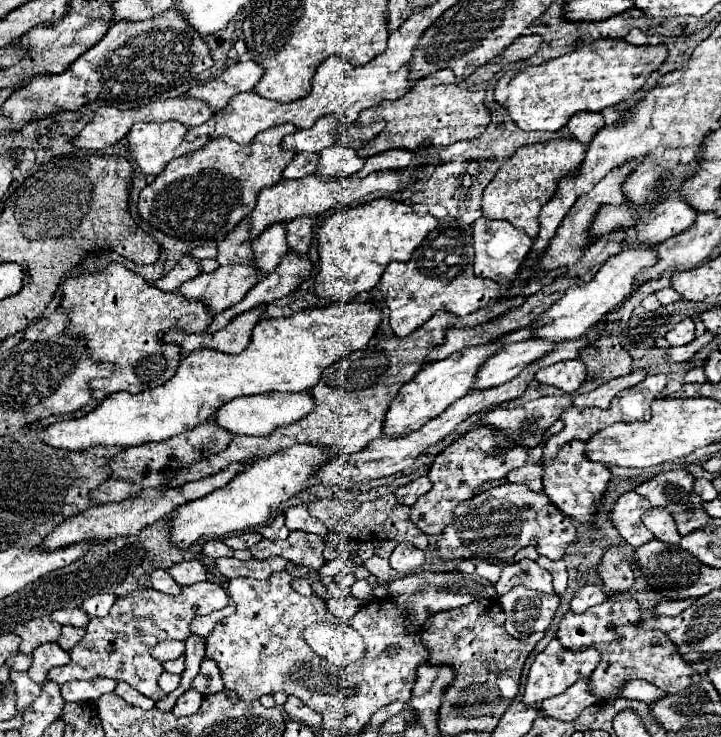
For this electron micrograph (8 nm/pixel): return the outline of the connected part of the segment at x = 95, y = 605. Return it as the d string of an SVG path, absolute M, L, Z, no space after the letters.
M94 594L94 596L90 596L90 598L82 604L82 610L88 612L88 616L92 616L92 618L94 618L94 616L102 618L102 616L108 616L110 608L114 606L114 602L116 602L116 598L110 596L110 594Z

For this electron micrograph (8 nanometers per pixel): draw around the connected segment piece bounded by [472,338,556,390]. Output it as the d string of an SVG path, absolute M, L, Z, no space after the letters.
M532 338L522 344L510 344L498 354L494 354L490 360L486 360L472 388L480 390L480 388L506 384L508 380L516 378L528 364L540 360L542 356L546 356L546 352L552 352L554 348L556 342L548 342L542 338Z

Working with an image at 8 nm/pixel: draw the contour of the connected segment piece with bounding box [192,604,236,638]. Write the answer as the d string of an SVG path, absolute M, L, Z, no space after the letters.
M228 604L228 606L222 608L222 610L210 612L210 614L206 614L206 616L196 616L196 618L192 620L192 634L206 638L206 636L210 634L210 630L214 628L214 624L216 624L218 620L222 620L222 618L226 618L226 616L230 616L230 614L234 614L234 610L236 610L234 604Z

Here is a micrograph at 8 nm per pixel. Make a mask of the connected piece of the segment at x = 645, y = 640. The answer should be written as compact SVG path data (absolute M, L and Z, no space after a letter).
M624 594L624 596L614 596L612 600L598 604L594 608L588 608L584 614L576 614L568 610L564 618L558 624L556 636L565 648L577 651L580 648L580 638L586 640L586 646L592 646L600 652L600 662L598 668L592 672L592 682L590 682L590 692L602 700L610 700L618 696L628 680L644 680L650 682L664 692L682 692L690 684L700 682L700 674L678 656L678 648L670 644L670 638L664 632L658 630L644 630L640 626L642 620L642 610L636 598Z

